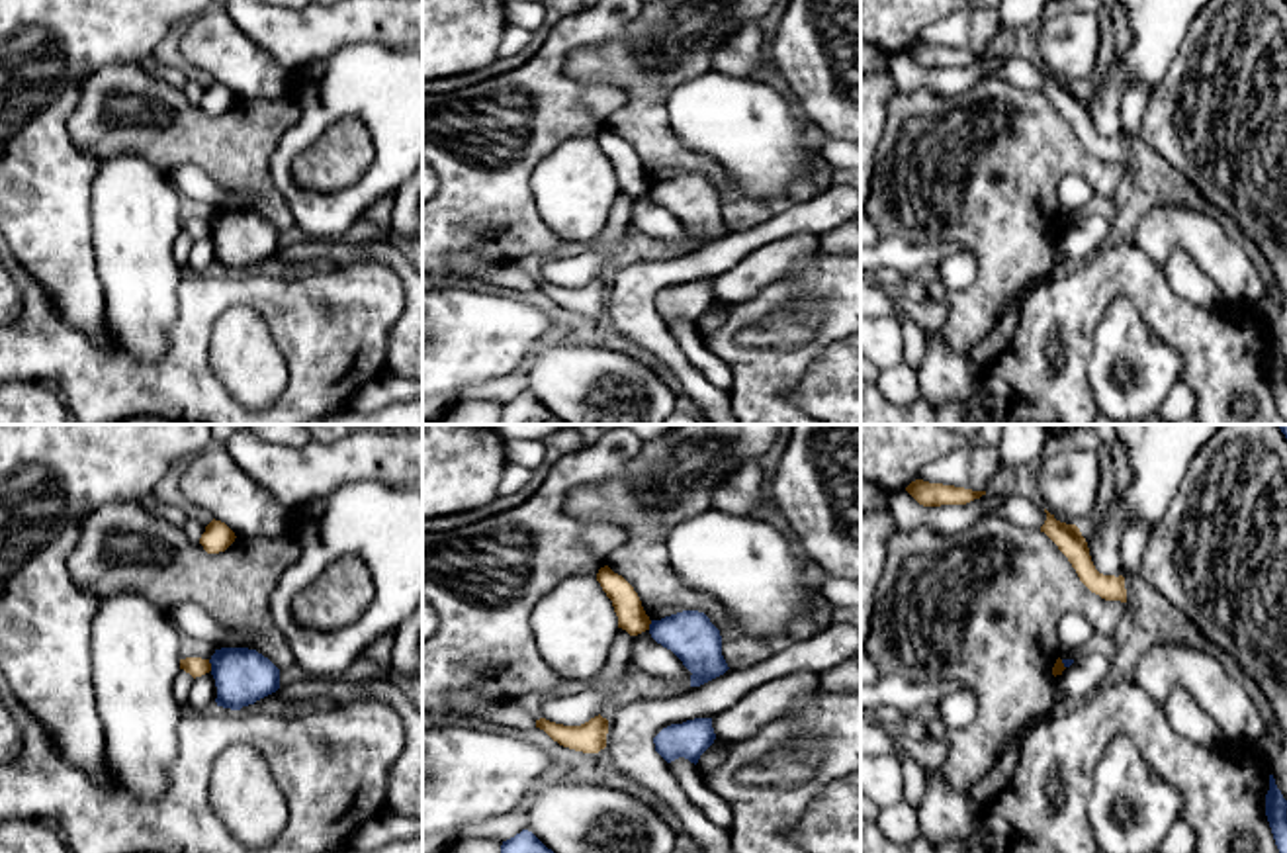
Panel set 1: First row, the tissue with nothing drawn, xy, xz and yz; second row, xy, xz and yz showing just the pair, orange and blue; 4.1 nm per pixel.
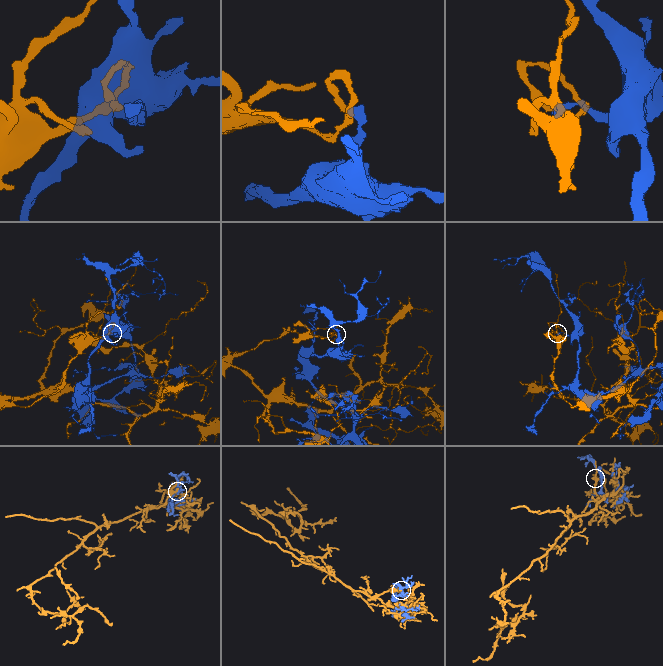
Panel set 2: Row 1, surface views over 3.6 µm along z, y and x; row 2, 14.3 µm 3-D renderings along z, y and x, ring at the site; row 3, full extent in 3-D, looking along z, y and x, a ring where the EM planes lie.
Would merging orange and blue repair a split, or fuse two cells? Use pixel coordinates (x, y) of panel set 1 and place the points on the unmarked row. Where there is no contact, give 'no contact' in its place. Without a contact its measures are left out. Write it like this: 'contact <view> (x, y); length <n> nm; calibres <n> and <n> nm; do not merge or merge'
contact xy (210, 227); length 50 nm; calibres 80 and 220 nm; do not merge

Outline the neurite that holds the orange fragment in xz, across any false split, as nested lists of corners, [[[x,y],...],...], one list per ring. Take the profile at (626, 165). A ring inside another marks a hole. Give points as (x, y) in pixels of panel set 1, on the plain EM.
[[[604,127],[597,135],[597,143],[612,162],[614,174],[618,178],[618,190],[626,192],[630,198],[649,192],[651,182],[645,176],[638,155],[622,137]]]

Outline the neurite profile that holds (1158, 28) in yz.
[[[1117,0],[1127,10],[1132,41],[1123,57],[1115,57],[1109,76],[1101,84],[1078,88],[1087,104],[1091,123],[1103,137],[1123,137],[1121,102],[1131,82],[1152,90],[1166,74],[1185,41],[1195,18],[1211,0]]]

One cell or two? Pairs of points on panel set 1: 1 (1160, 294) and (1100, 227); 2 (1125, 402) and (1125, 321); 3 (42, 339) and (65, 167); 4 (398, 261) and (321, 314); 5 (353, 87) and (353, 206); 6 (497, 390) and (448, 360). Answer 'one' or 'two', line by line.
1: two
2: one
3: two
4: two
5: one
6: two

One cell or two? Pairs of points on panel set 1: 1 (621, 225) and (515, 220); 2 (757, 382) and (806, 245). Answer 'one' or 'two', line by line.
1: two
2: two

